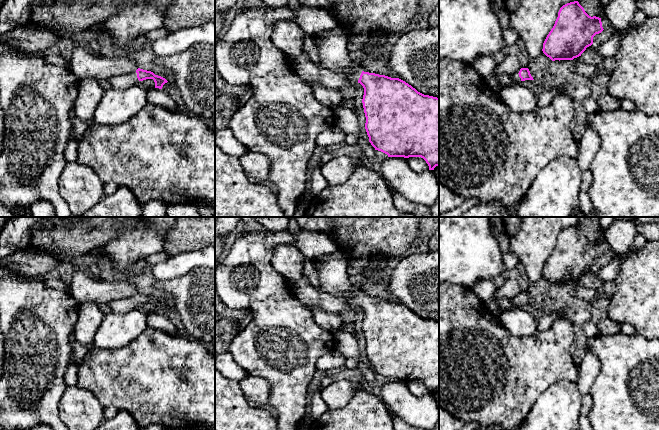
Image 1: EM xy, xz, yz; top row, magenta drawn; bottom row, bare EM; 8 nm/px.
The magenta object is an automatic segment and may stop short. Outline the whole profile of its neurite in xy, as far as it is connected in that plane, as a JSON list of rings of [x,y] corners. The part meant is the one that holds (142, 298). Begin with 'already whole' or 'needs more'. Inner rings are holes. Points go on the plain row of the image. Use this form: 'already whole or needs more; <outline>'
needs more; [[[140,292],[133,297],[112,301],[108,305],[110,306],[112,313],[123,314],[131,310],[136,310],[139,305],[146,303],[153,303],[155,312],[159,313],[162,313],[163,309],[168,306],[165,302]]]

